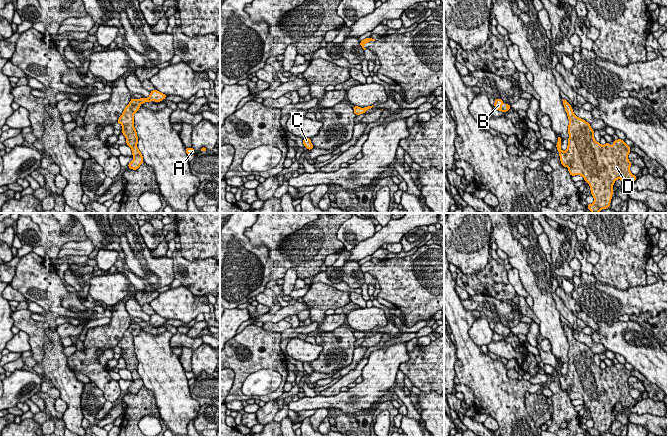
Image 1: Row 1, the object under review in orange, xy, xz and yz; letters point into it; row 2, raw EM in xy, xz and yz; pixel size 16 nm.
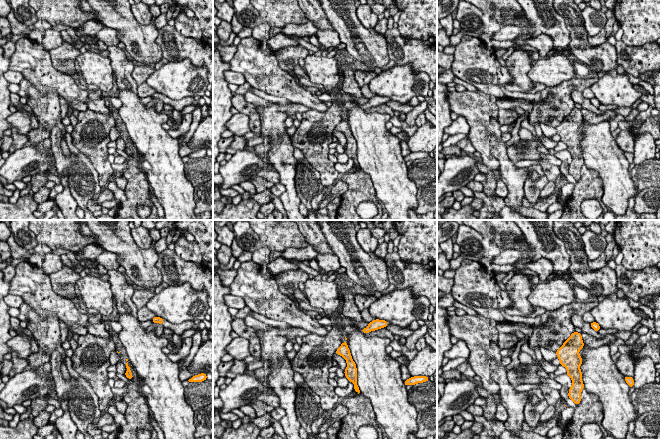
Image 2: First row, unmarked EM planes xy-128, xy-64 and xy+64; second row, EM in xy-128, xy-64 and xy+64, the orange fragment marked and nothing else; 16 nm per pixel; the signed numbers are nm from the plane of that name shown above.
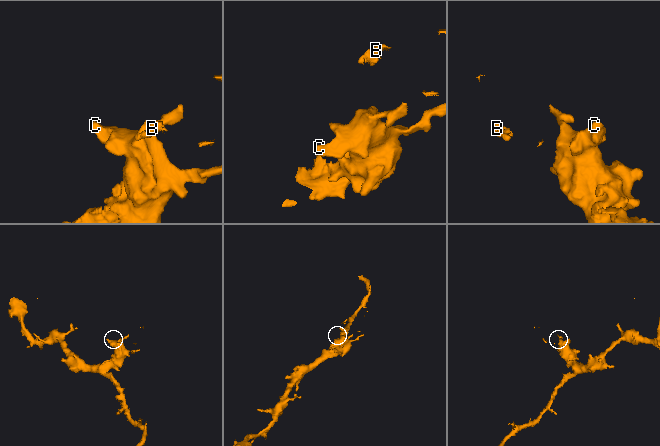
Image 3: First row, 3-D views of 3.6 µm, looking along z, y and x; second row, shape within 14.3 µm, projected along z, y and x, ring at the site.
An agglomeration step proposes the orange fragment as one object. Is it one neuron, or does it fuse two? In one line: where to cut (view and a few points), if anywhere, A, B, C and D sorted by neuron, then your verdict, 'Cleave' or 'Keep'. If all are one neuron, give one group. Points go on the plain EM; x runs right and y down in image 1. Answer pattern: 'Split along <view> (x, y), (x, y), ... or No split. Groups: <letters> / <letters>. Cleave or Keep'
Split along xy (137, 324), (141, 327). Groups: A C D / B. Cleave

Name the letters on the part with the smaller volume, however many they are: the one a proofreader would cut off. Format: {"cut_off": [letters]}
{"cut_off": ["B"]}

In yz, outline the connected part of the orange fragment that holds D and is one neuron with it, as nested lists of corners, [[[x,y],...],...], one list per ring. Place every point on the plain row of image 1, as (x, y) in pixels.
[[[564,325],[563,329],[569,343],[569,362],[567,373],[562,375],[562,362],[557,360],[556,372],[559,376],[561,389],[568,392],[571,400],[580,399],[589,408],[594,426],[587,428],[587,432],[592,437],[599,437],[601,433],[609,432],[613,419],[613,409],[617,403],[620,403],[622,408],[631,408],[637,403],[637,400],[633,399],[629,393],[632,389],[628,384],[631,373],[622,363],[614,364],[612,370],[608,366],[601,369],[595,364],[594,354],[590,348],[574,338],[568,325]]]

